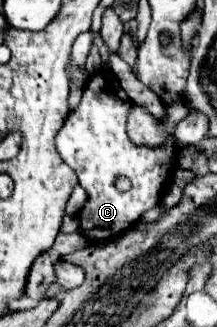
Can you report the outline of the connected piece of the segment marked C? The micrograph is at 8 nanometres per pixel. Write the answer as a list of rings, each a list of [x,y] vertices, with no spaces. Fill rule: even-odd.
[[[96,73],[82,93],[82,101],[72,111],[56,137],[60,157],[76,171],[88,199],[80,211],[80,233],[92,241],[112,239],[130,229],[144,211],[158,205],[176,169],[174,135],[160,149],[136,147],[126,135],[126,119],[130,99],[122,93],[118,79],[112,73]],[[98,89],[98,91],[96,91]],[[126,177],[132,189],[118,191],[116,179]]]

